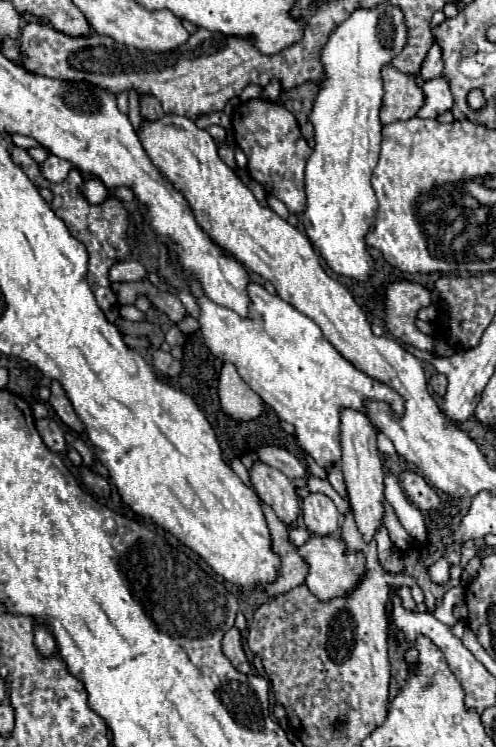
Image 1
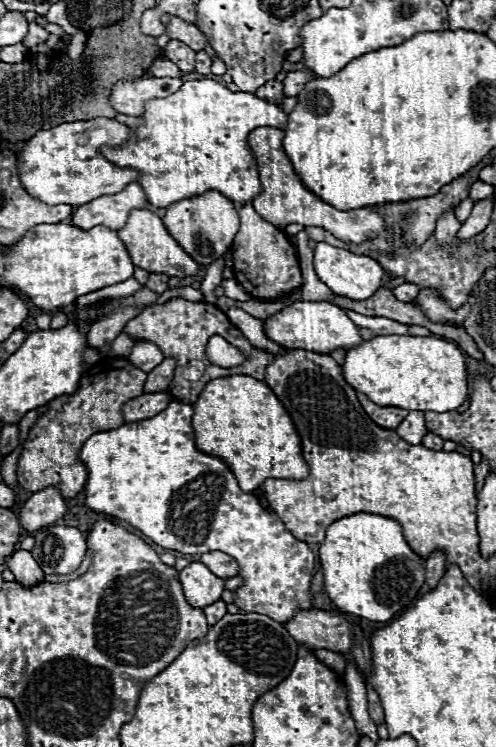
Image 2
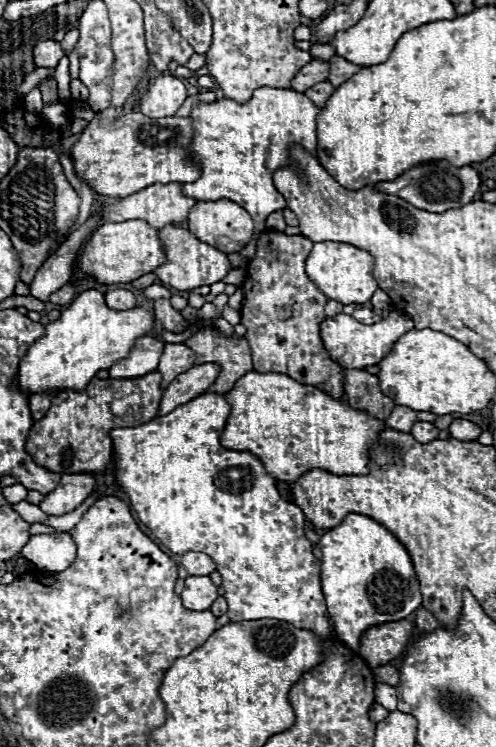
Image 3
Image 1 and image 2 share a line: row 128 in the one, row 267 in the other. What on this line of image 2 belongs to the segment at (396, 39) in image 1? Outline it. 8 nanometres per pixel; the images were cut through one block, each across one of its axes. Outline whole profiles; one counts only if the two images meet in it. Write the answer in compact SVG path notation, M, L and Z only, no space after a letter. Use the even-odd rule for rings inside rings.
M318 242L314 250L314 268L318 278L338 296L346 296L350 300L366 300L370 298L380 286L384 278L384 270L380 264L368 256L360 256L342 248L334 248L326 242Z

